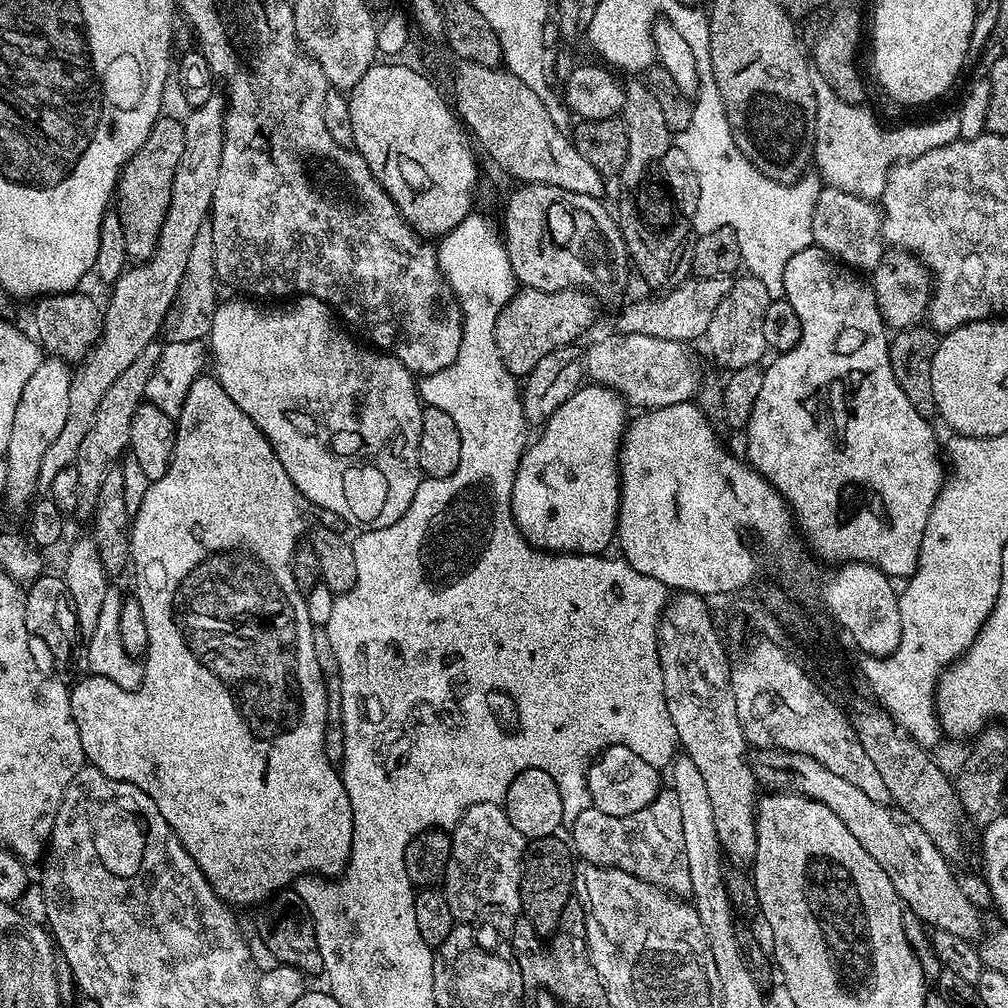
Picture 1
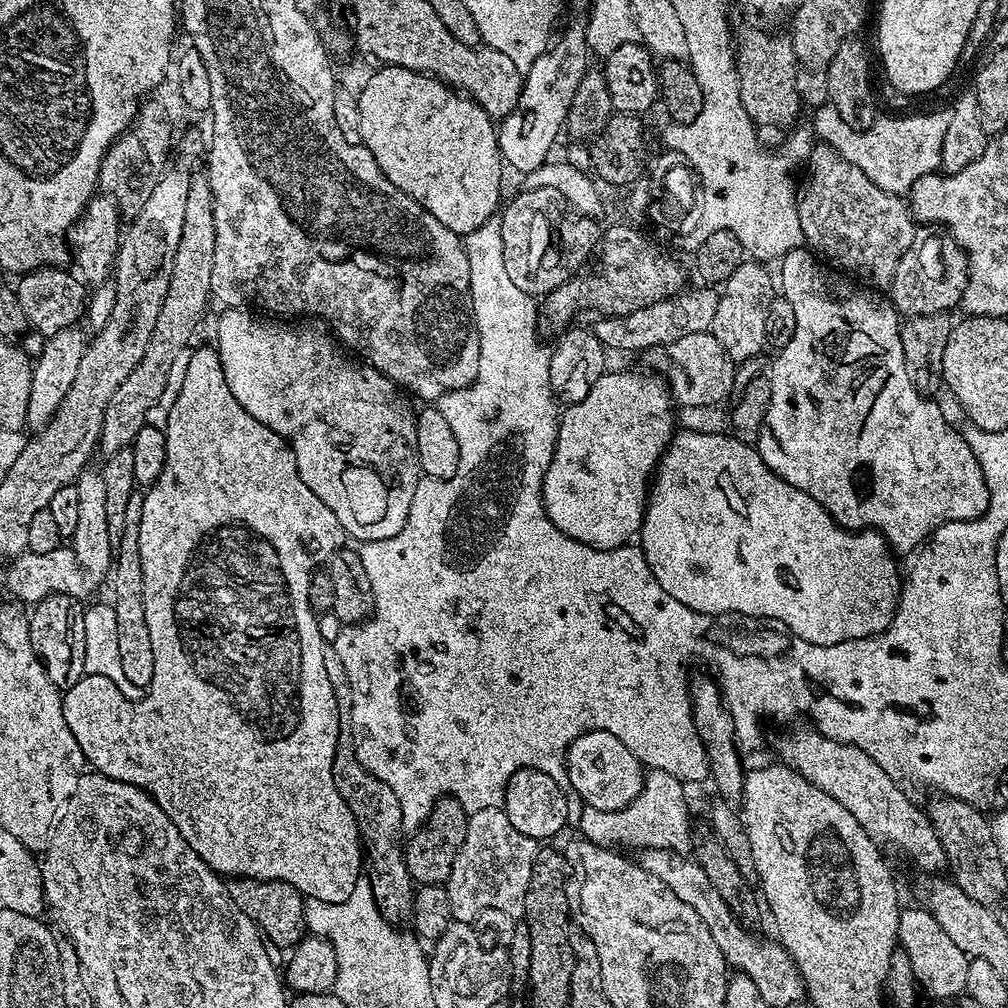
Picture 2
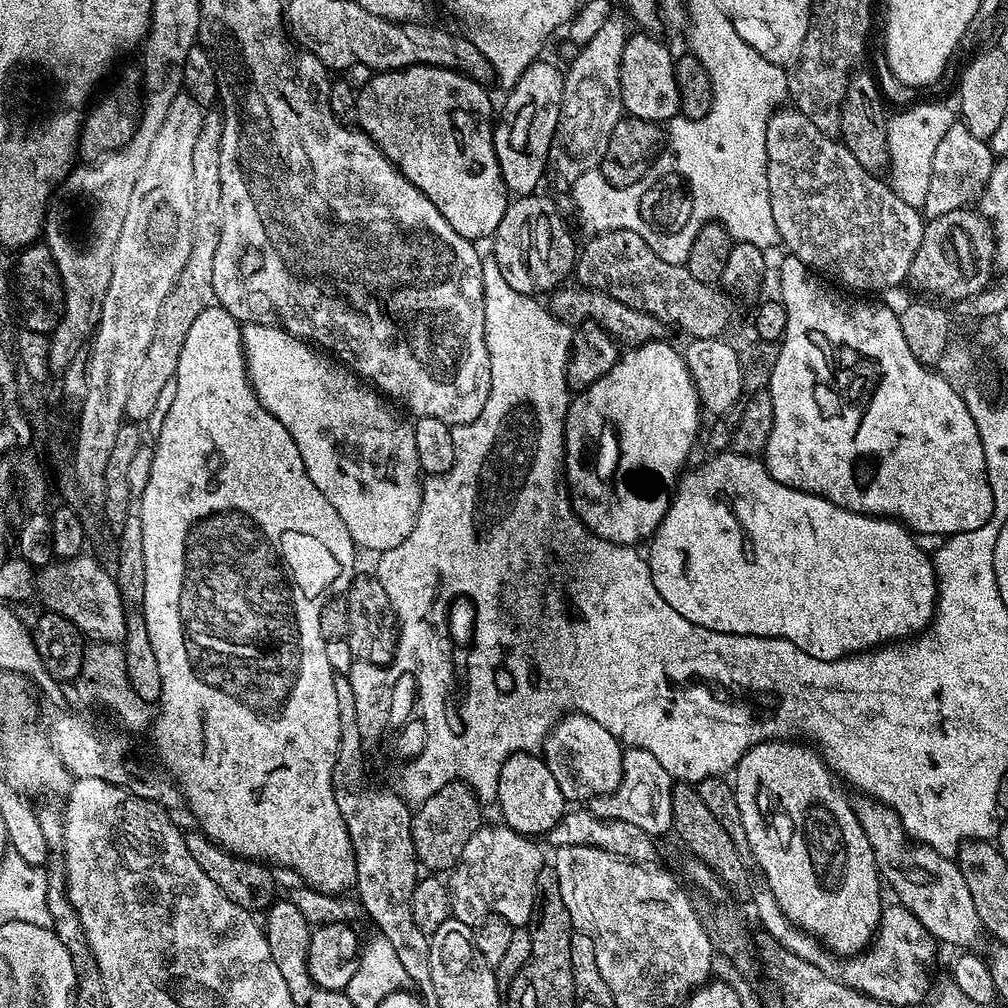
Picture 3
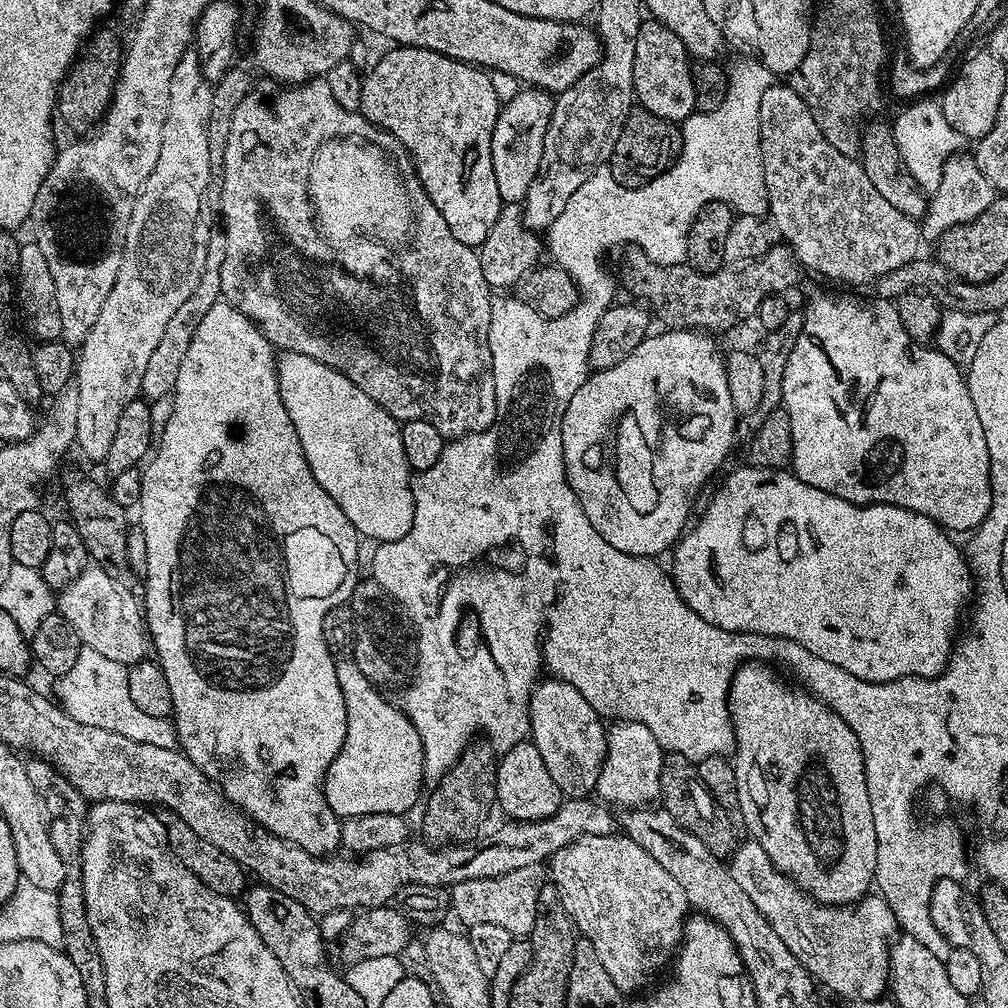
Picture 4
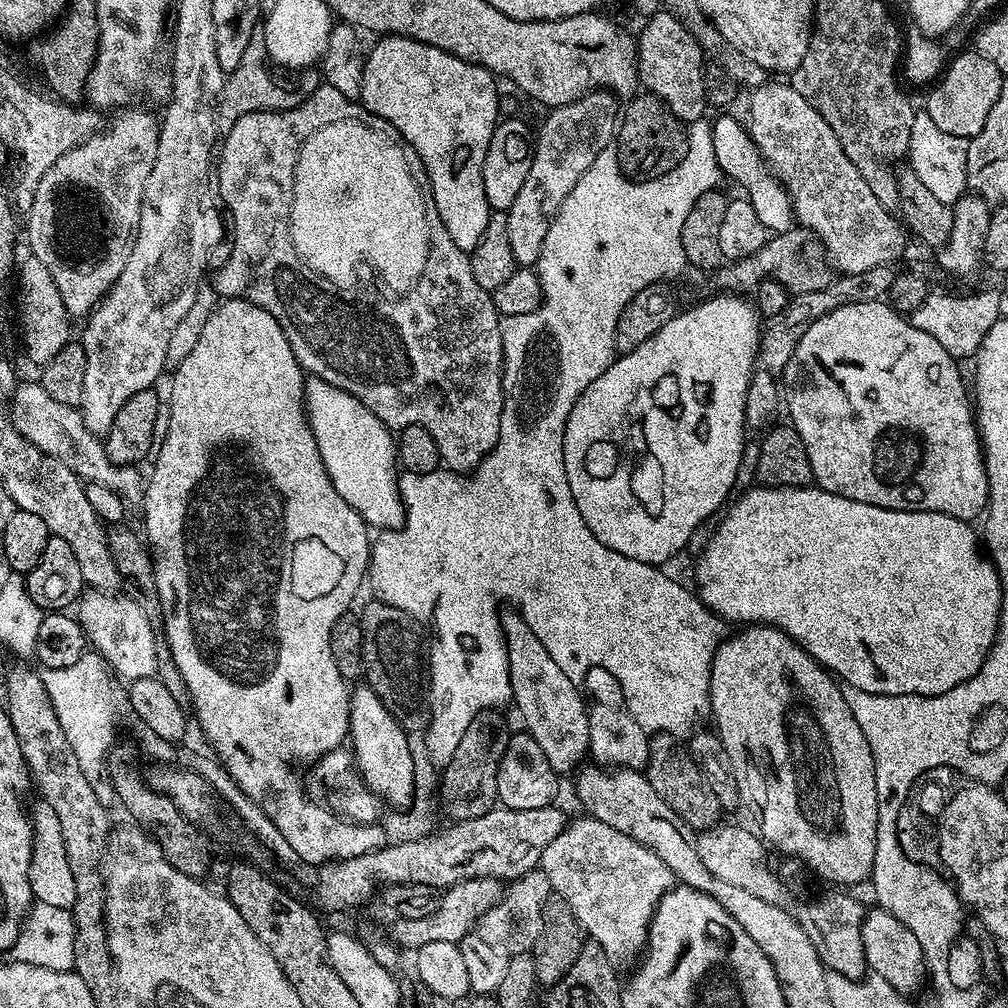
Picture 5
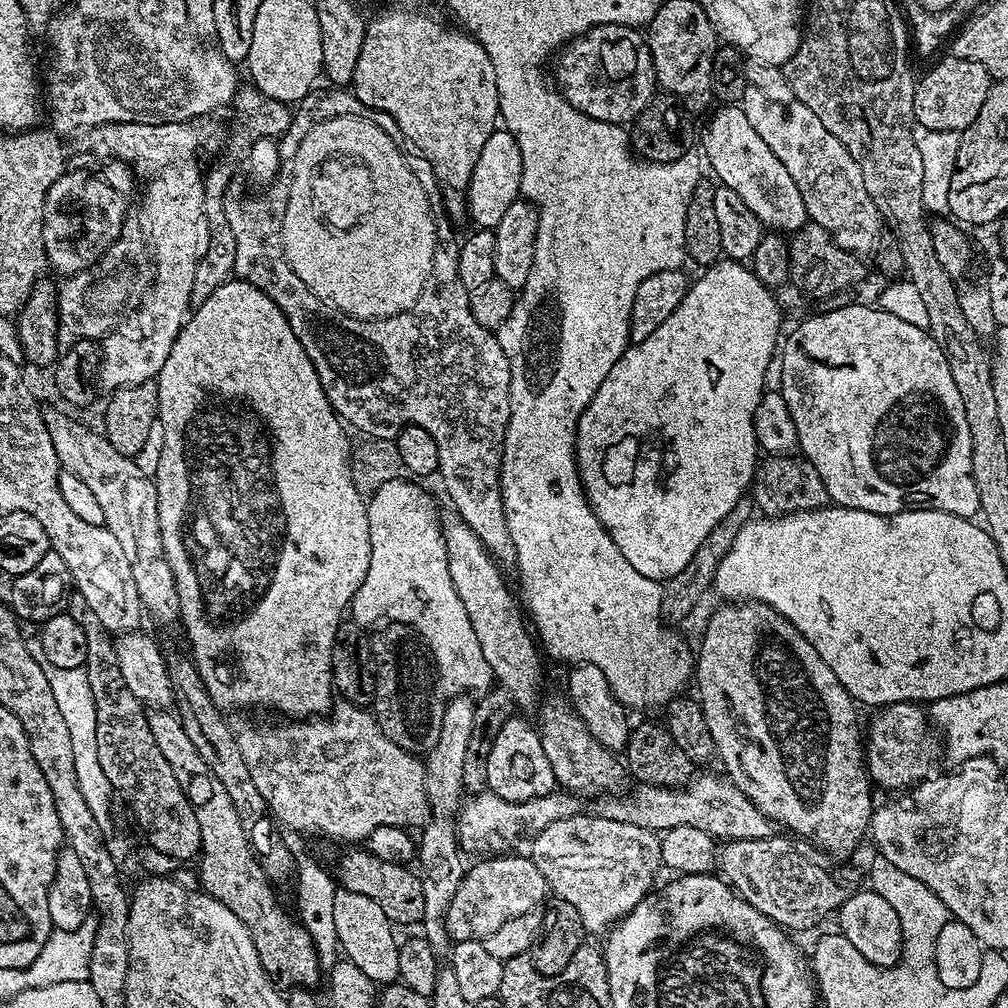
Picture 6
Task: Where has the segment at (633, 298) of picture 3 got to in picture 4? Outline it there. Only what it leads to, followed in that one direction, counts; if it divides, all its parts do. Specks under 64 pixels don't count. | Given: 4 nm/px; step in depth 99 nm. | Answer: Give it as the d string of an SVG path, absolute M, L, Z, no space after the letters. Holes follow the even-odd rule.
M783 242L773 243L768 252L756 260L739 266L725 266L717 272L700 272L686 262L656 264L639 246L629 247L625 252L628 253L620 264L620 276L618 272L623 291L625 288L632 295L629 297L647 306L651 315L664 323L661 325L665 329L682 332L717 334L730 331L743 320L751 321L767 296L788 294L802 273L800 261Z

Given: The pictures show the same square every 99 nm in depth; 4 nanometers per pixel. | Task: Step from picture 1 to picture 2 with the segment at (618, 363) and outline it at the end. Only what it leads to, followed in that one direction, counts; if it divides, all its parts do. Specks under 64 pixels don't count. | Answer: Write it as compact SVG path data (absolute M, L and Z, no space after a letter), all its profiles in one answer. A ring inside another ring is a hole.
M711 330L646 349L642 352L642 358L648 367L645 369L651 370L667 385L668 392L679 407L681 404L684 408L712 408L722 403L728 395L733 395L732 383L736 380L737 365Z

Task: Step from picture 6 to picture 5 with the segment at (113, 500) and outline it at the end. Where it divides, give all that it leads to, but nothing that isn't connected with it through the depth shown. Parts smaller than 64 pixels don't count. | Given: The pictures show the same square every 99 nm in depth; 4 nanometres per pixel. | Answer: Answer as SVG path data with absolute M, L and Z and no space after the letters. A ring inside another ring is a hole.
M35 379L17 383L16 391L10 401L12 425L38 450L58 458L71 472L76 473L81 481L91 482L98 486L110 486L110 490L120 493L125 501L139 501L146 487L145 477L140 477L140 468L126 464L115 464L104 449L104 441L96 436L84 421L79 408L66 406L66 402L58 402L50 398L46 390Z

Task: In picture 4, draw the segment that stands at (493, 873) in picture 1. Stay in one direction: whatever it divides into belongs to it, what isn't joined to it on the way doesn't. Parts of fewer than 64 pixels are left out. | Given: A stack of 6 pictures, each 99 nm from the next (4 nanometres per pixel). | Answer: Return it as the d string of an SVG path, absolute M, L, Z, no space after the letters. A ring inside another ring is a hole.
M544 864L534 866L522 866L522 870L510 870L510 874L502 874L494 878L474 878L470 882L454 884L450 889L450 908L464 926L471 926L476 923L489 923L495 926L502 926L512 938L524 938L531 933L534 922L538 918L536 907L540 904L540 891L546 884L546 868Z

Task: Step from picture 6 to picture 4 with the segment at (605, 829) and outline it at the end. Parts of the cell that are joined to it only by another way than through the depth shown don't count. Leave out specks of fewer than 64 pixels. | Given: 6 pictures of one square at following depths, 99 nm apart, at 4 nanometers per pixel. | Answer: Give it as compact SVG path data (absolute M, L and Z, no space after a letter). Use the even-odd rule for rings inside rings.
M626 834L578 838L552 856L550 880L556 883L560 900L568 911L565 913L576 924L577 933L594 942L598 962L606 966L610 982L614 982L620 992L643 993L649 987L648 976L654 975L656 968L669 967L684 939L684 921L689 919L690 905L686 894L682 894L682 886L678 886L678 882L674 882L674 878L670 878L670 874L666 874L666 870L662 870L662 866L658 866L642 846L638 846L638 842Z

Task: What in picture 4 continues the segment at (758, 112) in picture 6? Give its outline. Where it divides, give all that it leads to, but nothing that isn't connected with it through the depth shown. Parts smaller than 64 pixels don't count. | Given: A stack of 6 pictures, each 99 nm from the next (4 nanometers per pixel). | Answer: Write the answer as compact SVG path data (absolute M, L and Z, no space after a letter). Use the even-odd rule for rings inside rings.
M773 83L772 88L762 94L760 149L768 195L767 215L776 223L779 239L792 249L807 271L809 268L840 284L872 286L882 274L890 274L892 270L906 266L906 262L917 259L919 252L916 251L922 245L921 225L902 214L902 210L894 210L894 206L874 190L859 159L834 150L834 146L826 142L822 130L818 130L818 122L814 122L814 114L810 114L806 102L802 102L787 83Z

